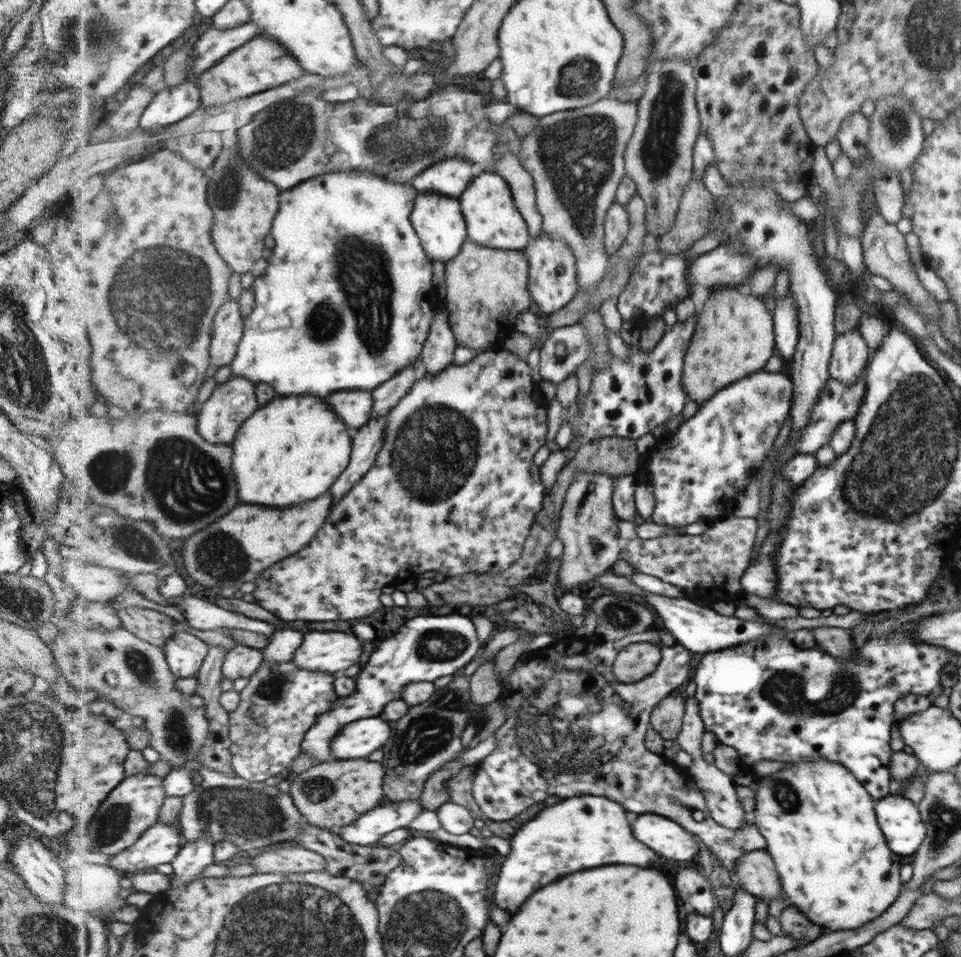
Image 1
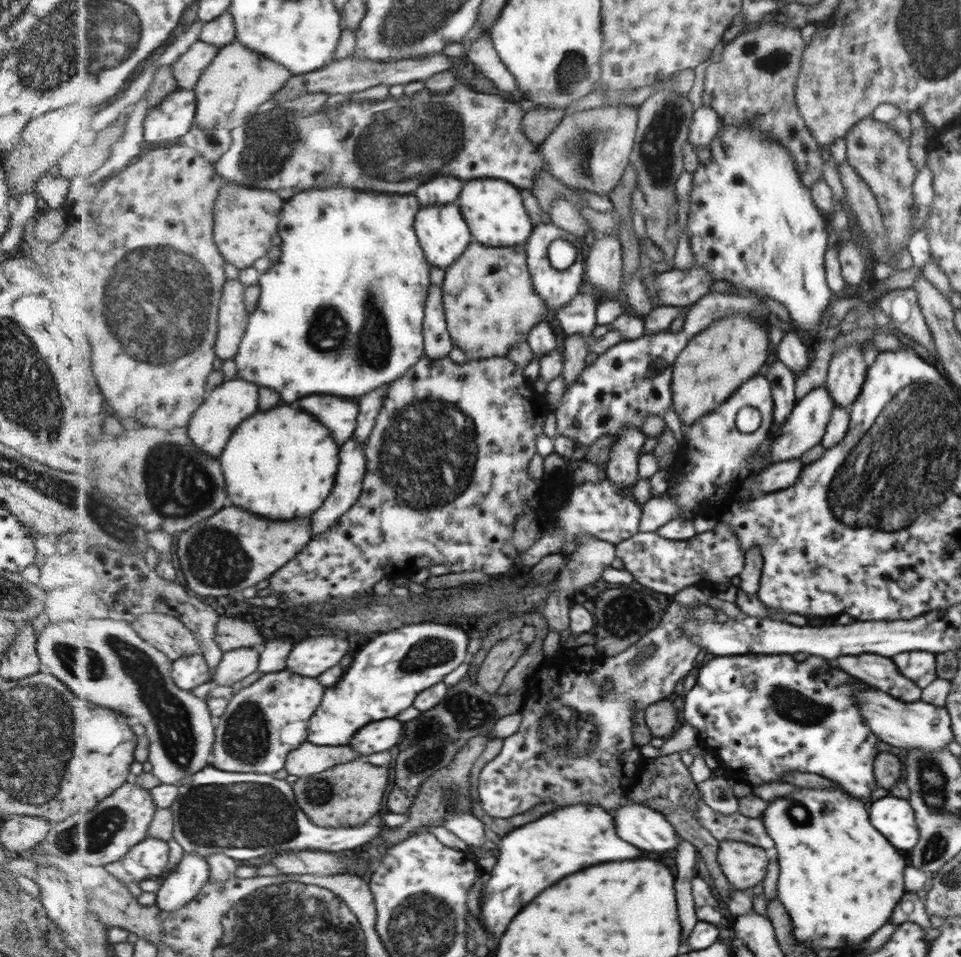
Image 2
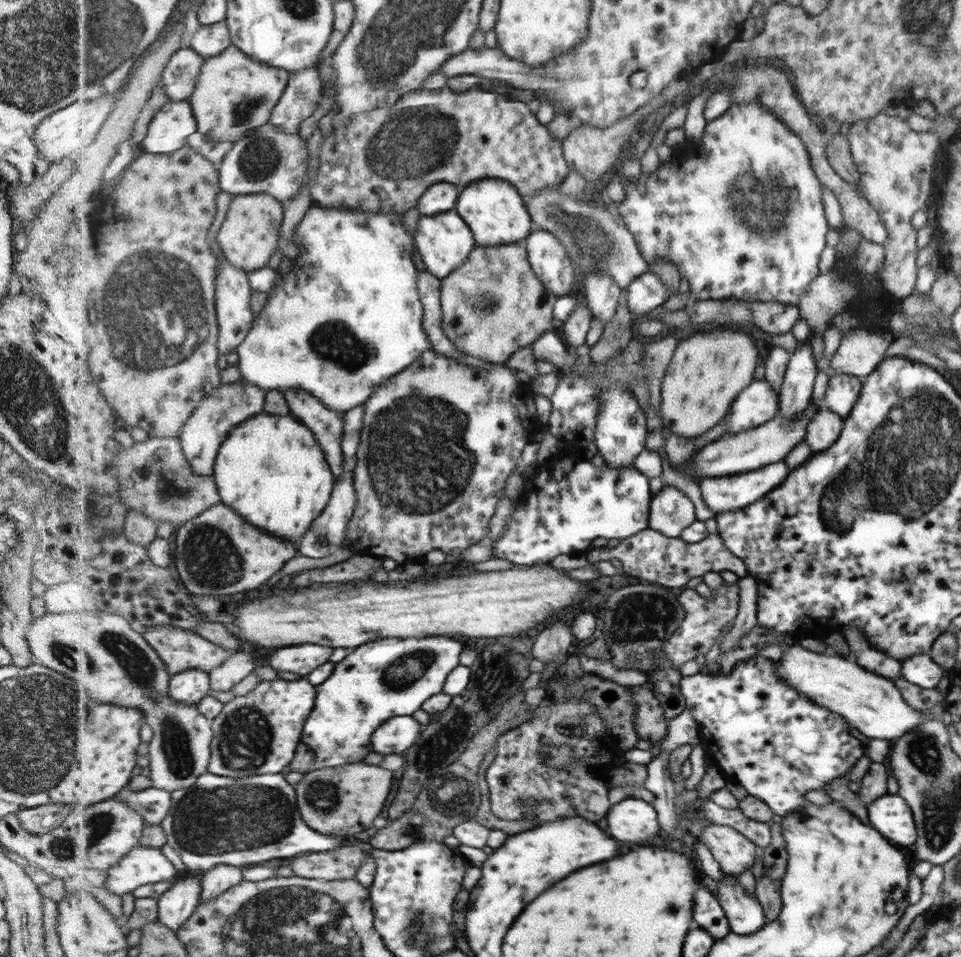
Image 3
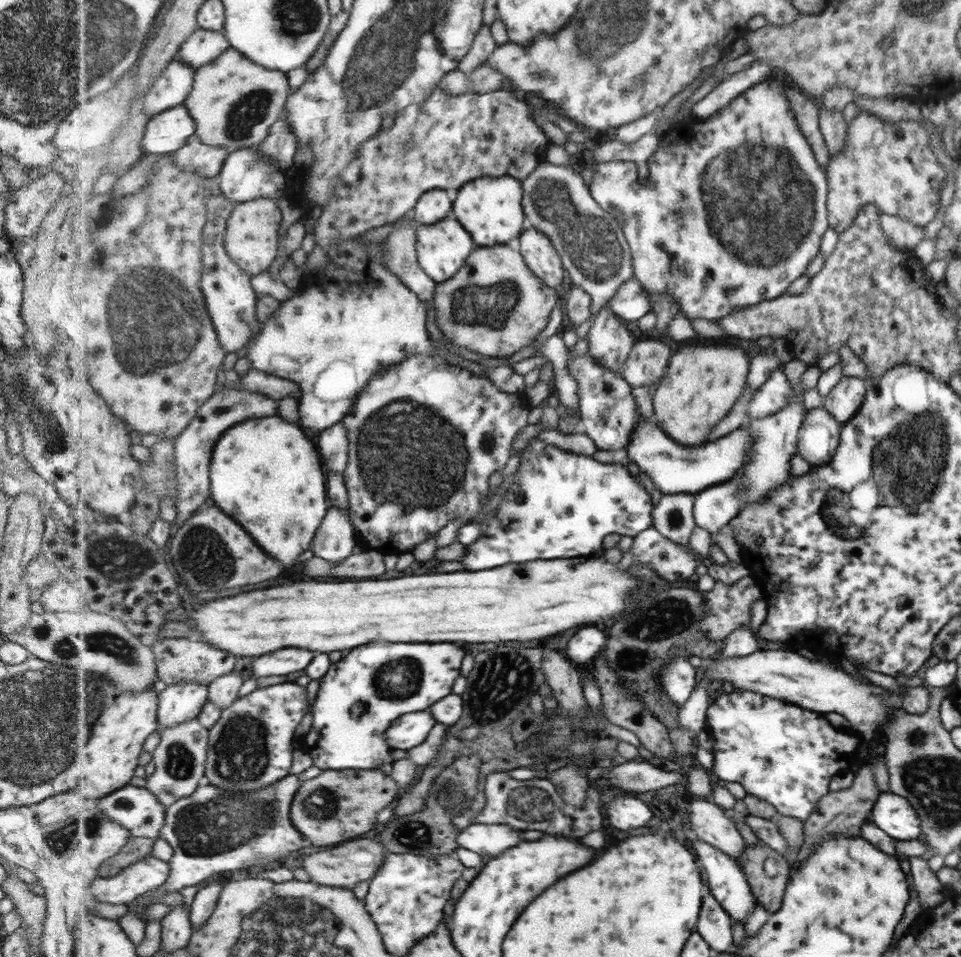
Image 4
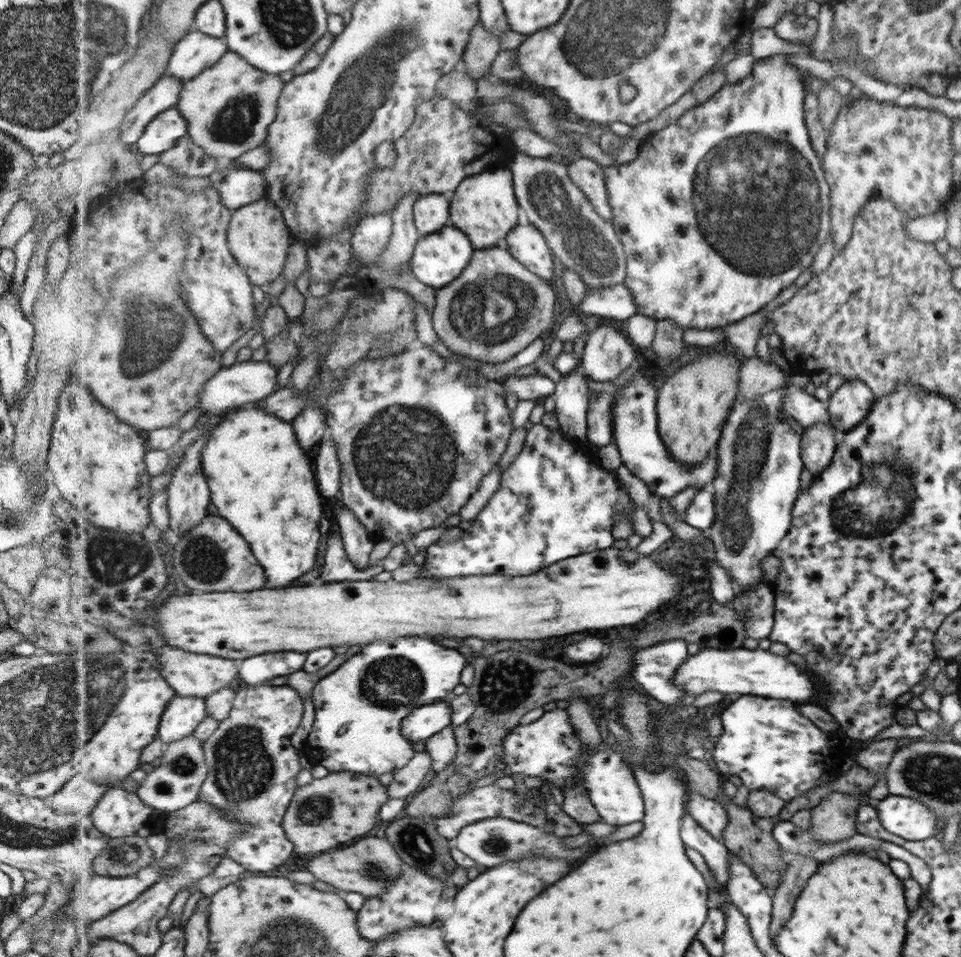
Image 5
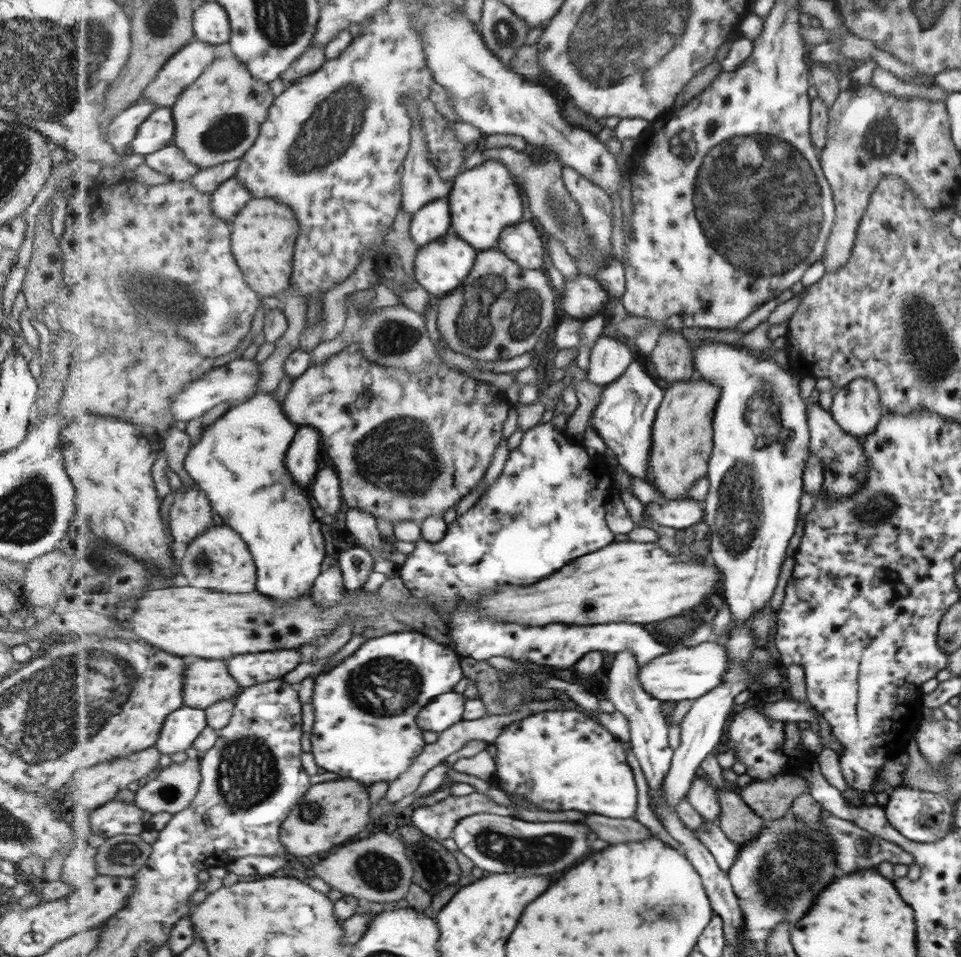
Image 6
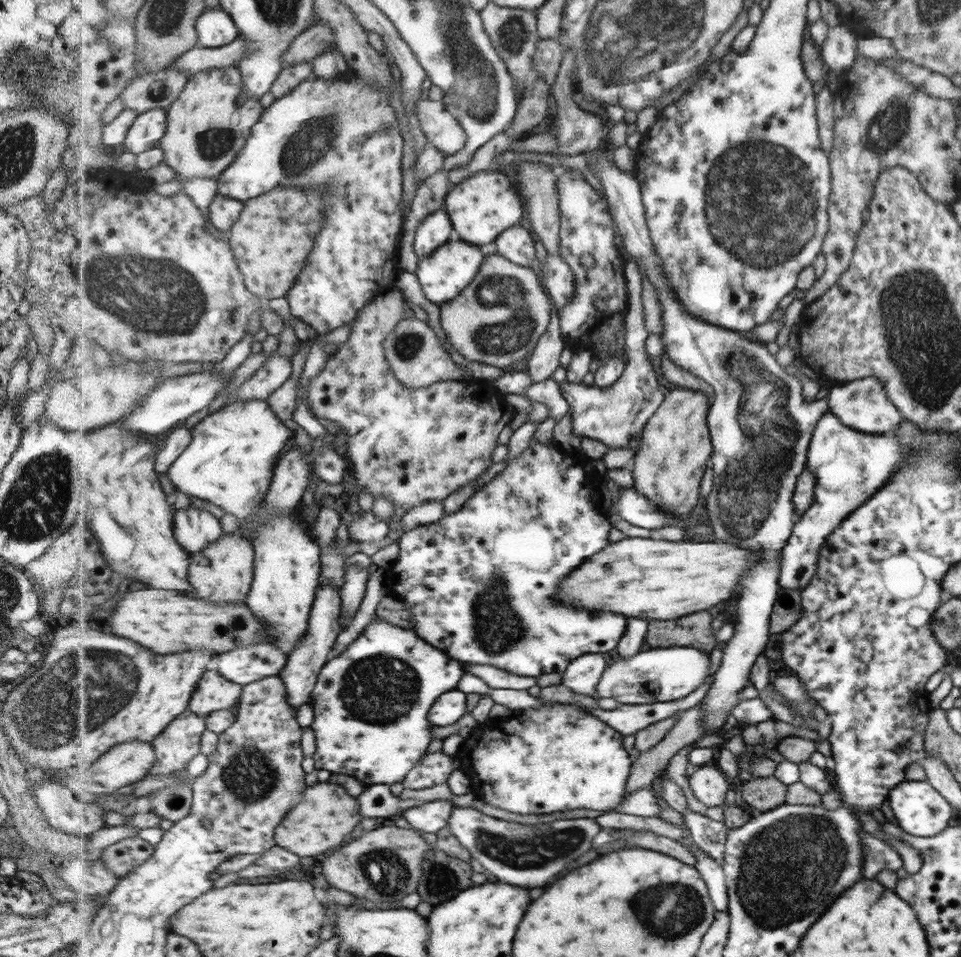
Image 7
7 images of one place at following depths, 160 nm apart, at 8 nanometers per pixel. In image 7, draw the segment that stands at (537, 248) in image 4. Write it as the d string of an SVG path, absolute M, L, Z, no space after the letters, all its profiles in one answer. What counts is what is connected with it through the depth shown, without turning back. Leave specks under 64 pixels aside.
M512 226L500 234L495 244L496 252L510 262L531 268L538 266L537 256L535 256L535 240L527 227Z

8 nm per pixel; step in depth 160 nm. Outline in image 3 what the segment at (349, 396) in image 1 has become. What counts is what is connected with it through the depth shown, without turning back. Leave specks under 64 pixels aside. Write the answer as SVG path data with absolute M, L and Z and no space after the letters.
M301 389L281 390L293 416L300 417L316 434L324 448L337 481L345 472L344 440L345 413L327 408L319 398Z

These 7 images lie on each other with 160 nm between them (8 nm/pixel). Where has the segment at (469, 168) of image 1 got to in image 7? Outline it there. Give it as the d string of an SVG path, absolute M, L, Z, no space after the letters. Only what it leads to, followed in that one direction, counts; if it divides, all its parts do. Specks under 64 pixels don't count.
M445 209L432 212L417 227L414 247L420 260L429 258L440 246L448 243L453 234L454 224Z

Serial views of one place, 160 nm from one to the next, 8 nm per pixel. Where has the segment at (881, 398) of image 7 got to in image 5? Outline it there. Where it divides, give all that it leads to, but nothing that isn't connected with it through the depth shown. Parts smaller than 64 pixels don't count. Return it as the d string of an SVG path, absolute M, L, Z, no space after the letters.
M845 380L829 396L828 422L835 432L842 435L860 424L868 416L876 401L872 389L862 380Z

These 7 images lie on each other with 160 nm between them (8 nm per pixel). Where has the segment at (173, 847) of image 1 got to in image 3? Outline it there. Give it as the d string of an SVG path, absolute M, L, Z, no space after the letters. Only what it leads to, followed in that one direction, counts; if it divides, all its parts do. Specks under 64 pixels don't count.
M137 845L108 870L105 888L123 896L146 884L174 882L180 875L181 872L160 848Z

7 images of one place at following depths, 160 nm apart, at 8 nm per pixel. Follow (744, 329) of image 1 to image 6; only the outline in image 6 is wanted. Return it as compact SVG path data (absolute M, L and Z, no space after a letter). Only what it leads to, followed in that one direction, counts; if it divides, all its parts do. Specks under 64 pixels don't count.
M697 376L692 380L669 384L665 398L652 426L652 456L647 481L653 483L667 500L687 499L694 482L707 476L715 445L714 419L722 388L709 379Z

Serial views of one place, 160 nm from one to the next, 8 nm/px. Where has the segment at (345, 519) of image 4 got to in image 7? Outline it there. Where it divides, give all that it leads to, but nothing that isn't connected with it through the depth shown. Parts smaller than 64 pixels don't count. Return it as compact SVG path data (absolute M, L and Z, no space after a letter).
M327 583L321 585L316 592L312 613L309 619L309 630L302 638L300 645L288 656L288 665L280 677L288 688L288 701L294 709L301 708L303 704L311 704L312 694L319 678L319 672L329 662L327 660L332 654L339 633L342 631L340 616L342 615L342 596L337 585Z

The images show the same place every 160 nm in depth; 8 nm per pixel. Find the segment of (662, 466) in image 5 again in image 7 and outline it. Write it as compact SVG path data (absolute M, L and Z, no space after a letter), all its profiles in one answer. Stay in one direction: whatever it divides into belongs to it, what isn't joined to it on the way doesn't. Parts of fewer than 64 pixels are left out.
M629 260L626 278L628 279L628 290L630 293L630 308L628 316L626 317L628 333L626 334L624 354L626 360L624 373L621 375L621 378L609 388L601 388L595 384L585 385L584 383L575 383L565 379L566 383L562 384L560 389L562 390L561 396L569 402L569 412L572 412L573 417L573 428L578 435L594 438L595 440L604 442L613 449L629 448L629 450L635 450L636 456L636 454L640 453L641 443L644 441L645 429L648 428L649 421L652 420L653 415L660 409L660 405L665 401L666 396L663 396L663 387L659 385L657 372L655 372L655 368L653 364L651 364L651 360L649 360L650 356L645 352L645 340L649 338L650 333L645 325L645 313L643 310L643 302L641 302L643 276L641 276L639 266L637 266L635 260Z

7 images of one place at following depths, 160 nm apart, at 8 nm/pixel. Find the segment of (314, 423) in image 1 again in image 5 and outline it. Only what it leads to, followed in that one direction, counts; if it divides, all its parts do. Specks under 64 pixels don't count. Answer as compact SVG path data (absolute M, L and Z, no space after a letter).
M246 406L235 412L227 414L223 421L212 430L208 444L202 450L202 461L204 462L204 471L208 478L210 490L212 491L212 503L218 510L218 514L226 518L247 540L251 546L252 552L259 559L259 562L269 570L269 584L271 588L289 588L293 580L303 576L305 572L313 570L319 558L319 546L323 544L319 524L323 518L323 494L319 492L318 482L315 482L315 472L311 468L311 460L307 456L304 446L299 444L295 427L285 419L277 418L257 406Z

